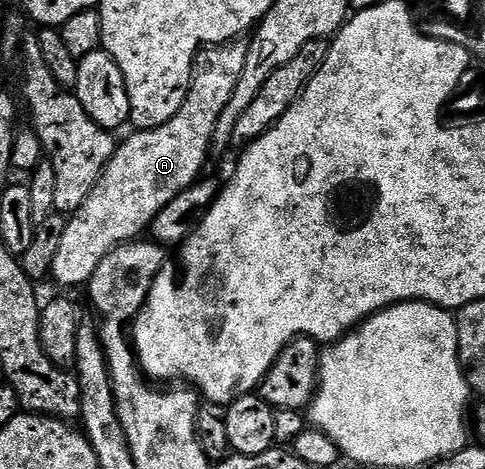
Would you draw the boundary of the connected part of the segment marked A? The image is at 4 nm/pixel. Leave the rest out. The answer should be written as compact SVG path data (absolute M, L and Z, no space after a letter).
M239 38L227 44L206 46L194 58L194 77L180 110L168 122L135 131L115 147L112 158L92 194L66 221L60 251L52 262L50 276L66 288L89 285L96 266L121 244L129 244L153 224L156 214L184 190L198 183L206 155L211 155L214 131L248 58L248 43Z

